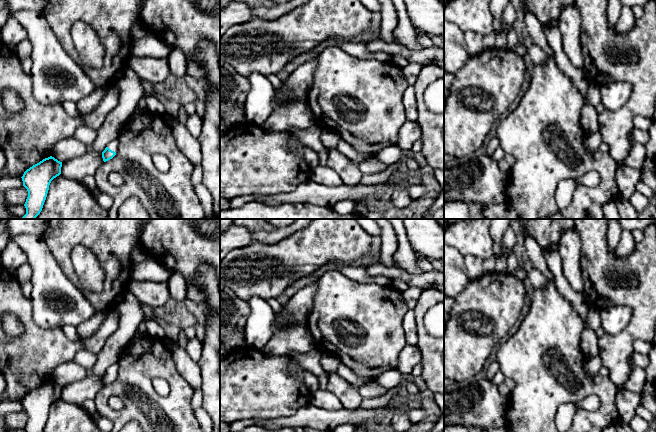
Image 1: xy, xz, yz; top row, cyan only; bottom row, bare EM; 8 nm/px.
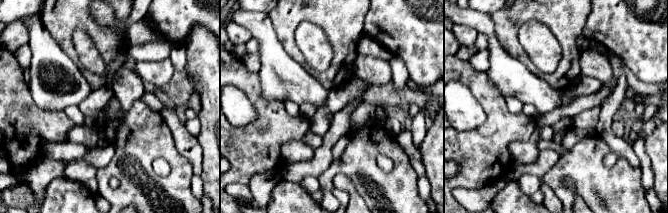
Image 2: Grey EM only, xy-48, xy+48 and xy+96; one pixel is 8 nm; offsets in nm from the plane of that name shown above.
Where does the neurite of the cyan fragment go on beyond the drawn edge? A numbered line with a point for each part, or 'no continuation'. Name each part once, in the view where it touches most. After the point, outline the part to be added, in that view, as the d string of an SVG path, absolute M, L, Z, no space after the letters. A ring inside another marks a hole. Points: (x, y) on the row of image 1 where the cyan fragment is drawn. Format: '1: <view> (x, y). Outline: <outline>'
1: xy (113, 145). Outline: M118 138L112 140L109 144L108 144L108 148L114 152L117 152L118 150L118 146L119 146L119 140Z

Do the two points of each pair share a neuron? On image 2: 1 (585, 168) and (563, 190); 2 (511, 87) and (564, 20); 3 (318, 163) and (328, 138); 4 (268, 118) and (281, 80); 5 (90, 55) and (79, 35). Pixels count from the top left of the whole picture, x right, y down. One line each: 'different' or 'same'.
1: same
2: different
3: same
4: different
5: same

